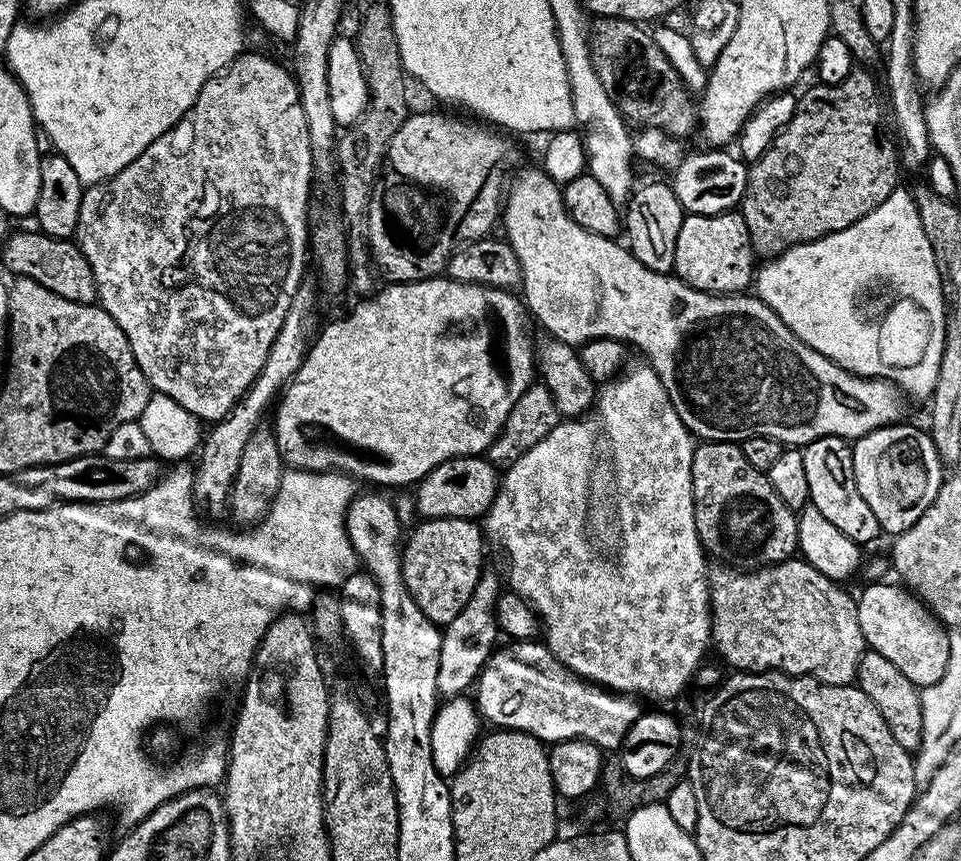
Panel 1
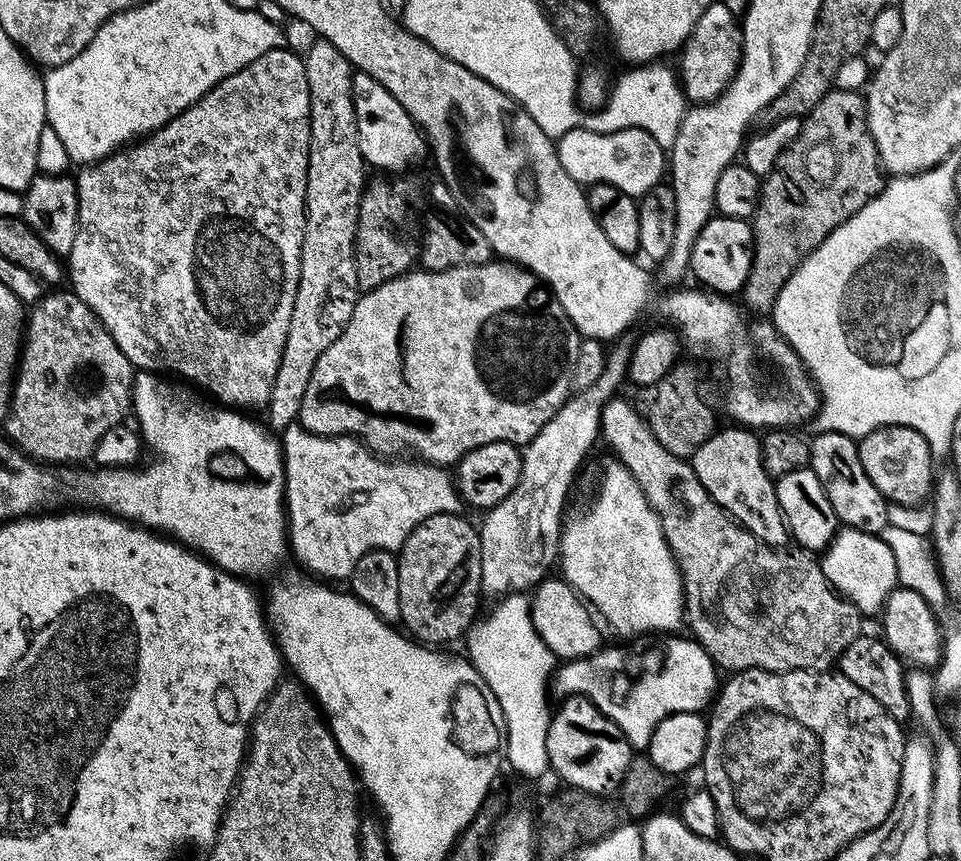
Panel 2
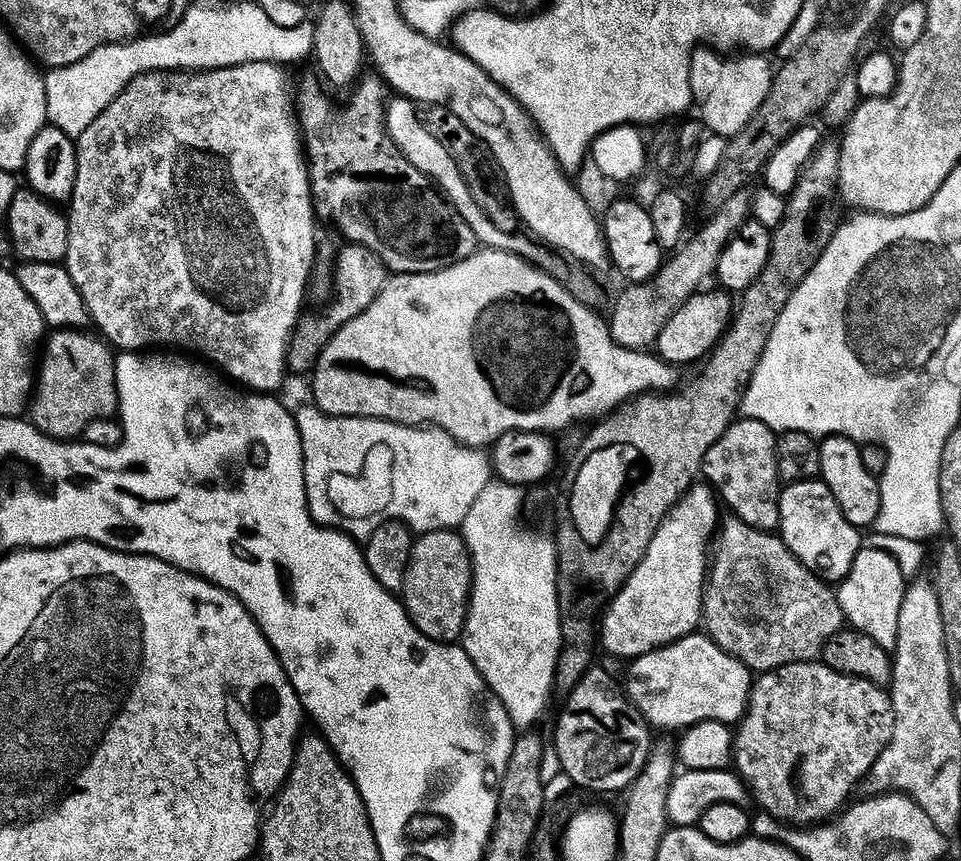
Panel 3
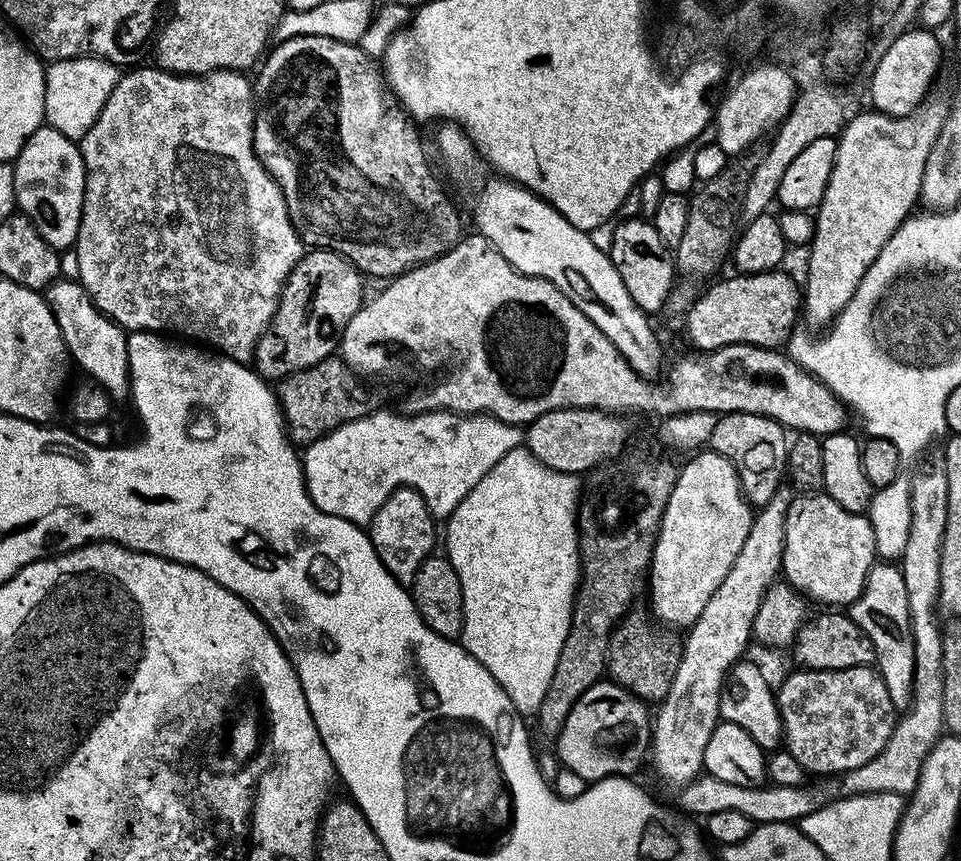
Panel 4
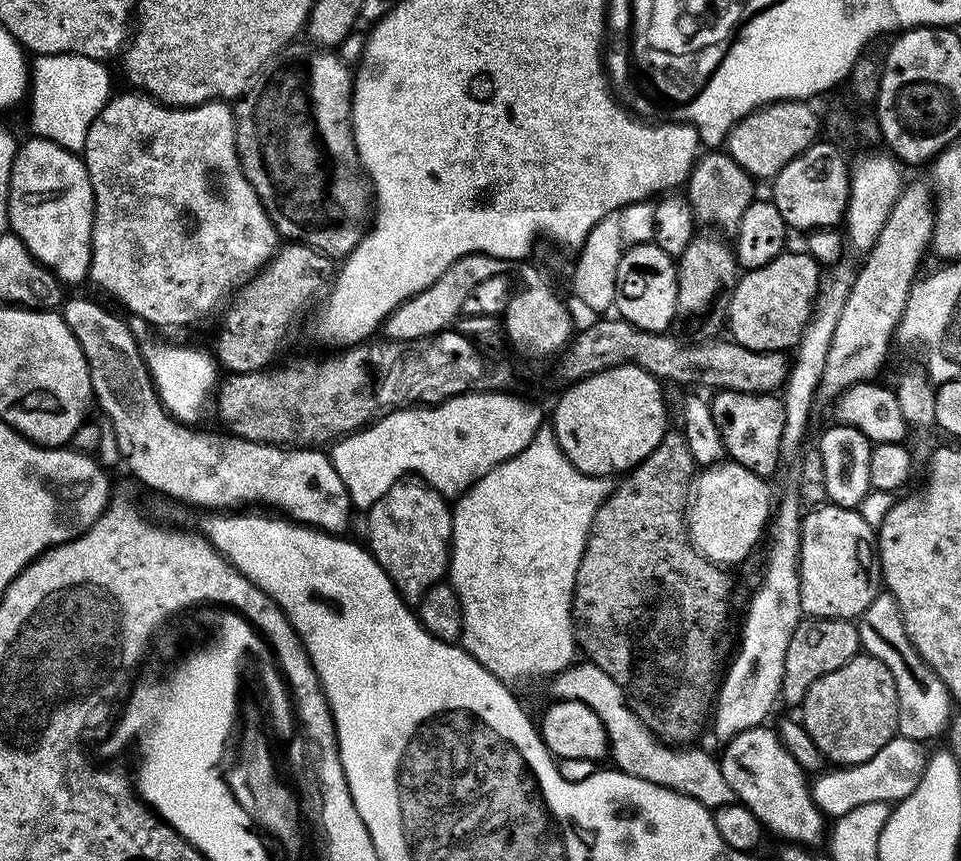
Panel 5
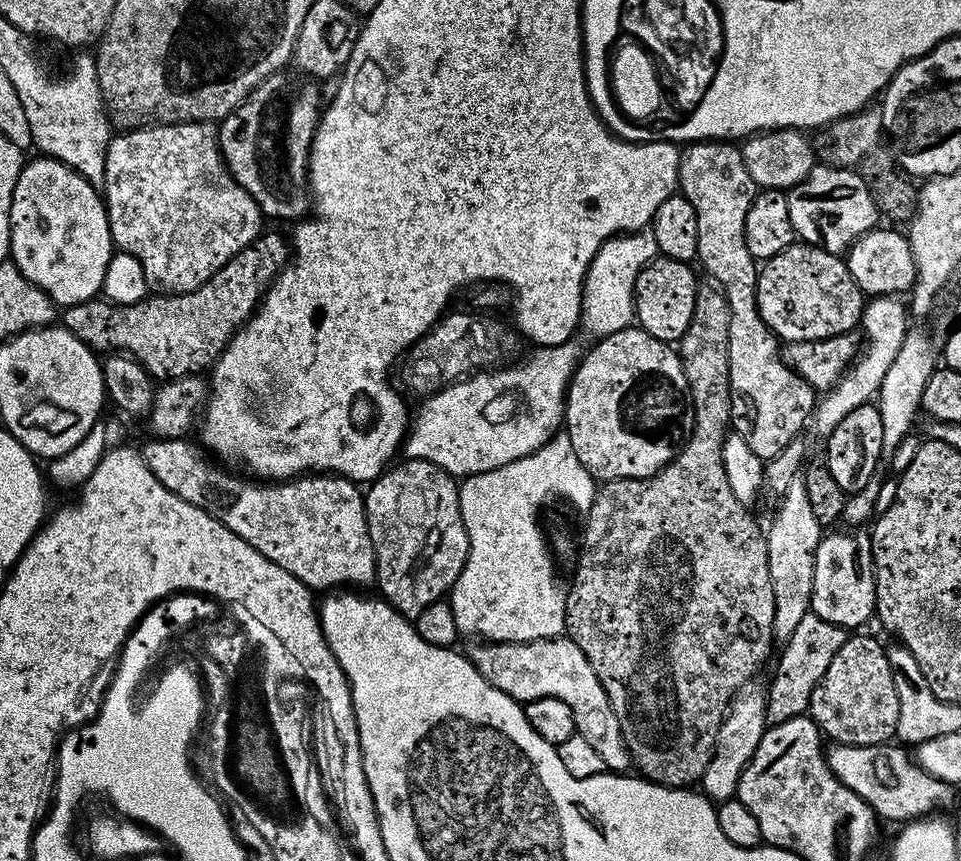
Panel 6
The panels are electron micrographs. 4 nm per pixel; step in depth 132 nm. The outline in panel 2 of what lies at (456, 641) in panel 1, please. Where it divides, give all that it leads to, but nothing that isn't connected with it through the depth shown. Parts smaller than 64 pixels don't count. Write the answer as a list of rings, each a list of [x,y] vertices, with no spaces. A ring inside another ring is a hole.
[[[616,342],[611,345],[613,348],[610,348],[607,353],[601,377],[588,389],[573,391],[564,401],[563,406],[554,414],[554,418],[550,418],[550,422],[546,422],[546,426],[542,426],[542,430],[538,430],[538,434],[529,444],[523,445],[518,486],[514,486],[514,490],[510,490],[510,494],[506,494],[506,498],[502,498],[502,502],[498,502],[498,506],[489,508],[483,513],[484,521],[479,521],[478,531],[482,542],[480,591],[485,597],[503,598],[509,594],[522,594],[527,590],[535,589],[536,585],[545,579],[547,572],[544,571],[551,564],[553,567],[557,561],[560,529],[562,519],[566,514],[564,502],[568,496],[568,487],[571,486],[572,478],[580,463],[587,458],[592,443],[600,436],[600,415],[604,405],[617,395],[616,387],[622,382],[625,383],[628,375],[628,359],[632,357],[632,350],[627,343],[625,345],[620,343],[624,342]]]

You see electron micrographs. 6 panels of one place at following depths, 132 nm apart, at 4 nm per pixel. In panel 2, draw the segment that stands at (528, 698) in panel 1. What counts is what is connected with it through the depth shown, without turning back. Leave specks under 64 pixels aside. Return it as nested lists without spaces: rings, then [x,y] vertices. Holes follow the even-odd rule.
[[[680,634],[661,640],[664,641],[646,649],[641,656],[632,648],[604,646],[592,656],[561,663],[554,672],[555,691],[557,688],[561,697],[585,696],[594,706],[598,706],[598,710],[602,710],[602,714],[606,714],[606,718],[610,718],[618,725],[633,749],[647,749],[658,722],[679,712],[700,712],[707,709],[718,691],[718,680],[716,684],[718,669],[712,663],[710,654],[706,654],[706,650],[697,640],[691,638],[683,640]]]

